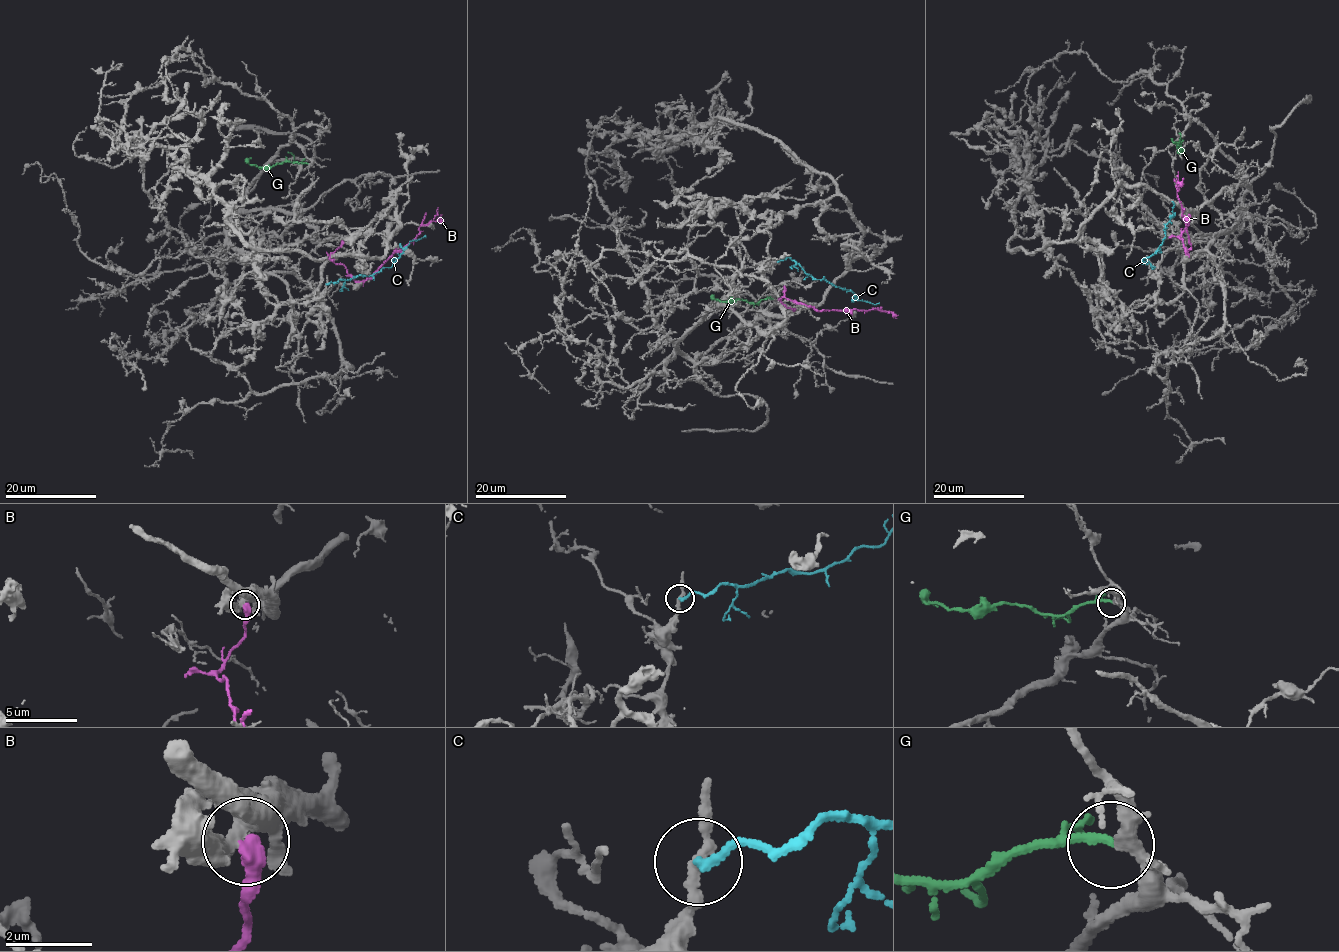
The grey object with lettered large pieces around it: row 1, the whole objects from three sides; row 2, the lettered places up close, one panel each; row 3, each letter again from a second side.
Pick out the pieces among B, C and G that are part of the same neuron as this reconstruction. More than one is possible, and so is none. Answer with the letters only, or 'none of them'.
G

